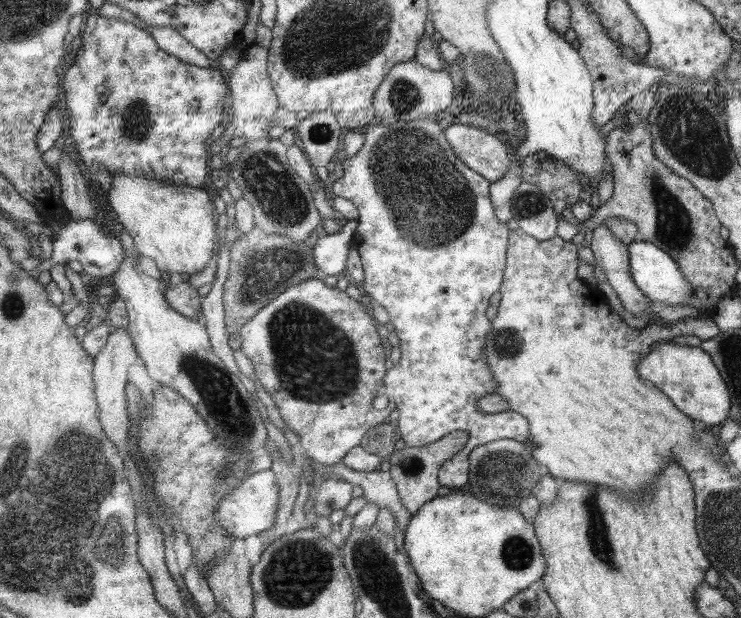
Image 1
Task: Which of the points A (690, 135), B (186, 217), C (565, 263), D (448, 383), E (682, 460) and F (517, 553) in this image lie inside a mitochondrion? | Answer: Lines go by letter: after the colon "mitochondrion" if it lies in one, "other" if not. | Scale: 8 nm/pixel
A: mitochondrion
B: other
C: other
D: other
E: other
F: mitochondrion

